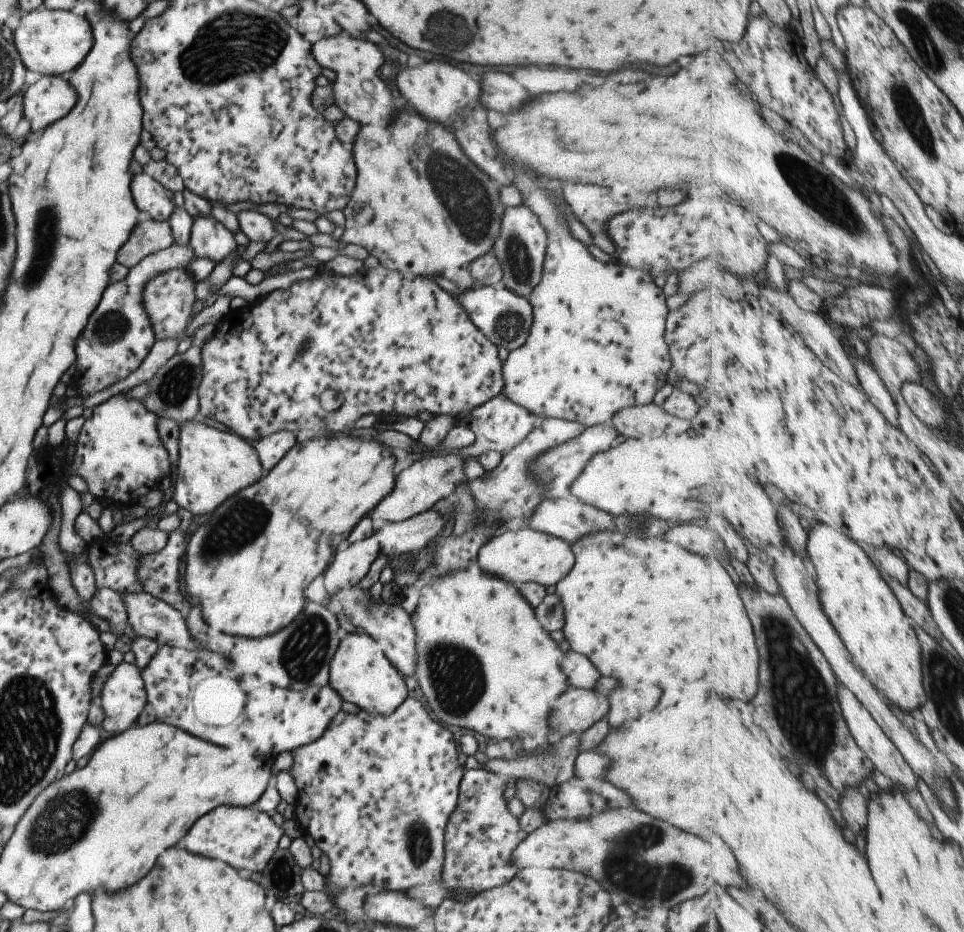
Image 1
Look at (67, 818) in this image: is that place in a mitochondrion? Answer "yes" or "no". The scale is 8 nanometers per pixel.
yes

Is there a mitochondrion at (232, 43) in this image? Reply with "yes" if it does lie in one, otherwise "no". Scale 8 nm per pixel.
yes

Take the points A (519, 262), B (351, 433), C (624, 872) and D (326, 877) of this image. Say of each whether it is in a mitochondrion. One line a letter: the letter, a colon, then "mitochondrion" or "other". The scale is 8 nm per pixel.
A: mitochondrion
B: other
C: mitochondrion
D: other

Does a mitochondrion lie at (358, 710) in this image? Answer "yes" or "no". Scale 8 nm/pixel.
no

